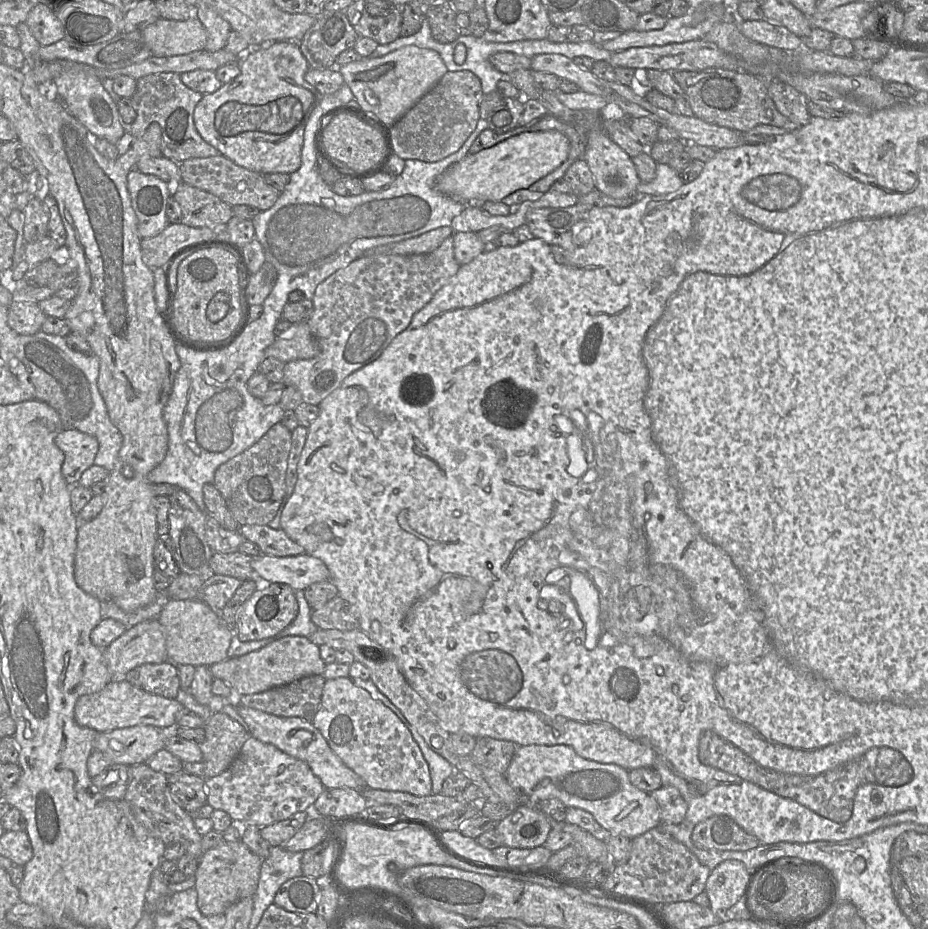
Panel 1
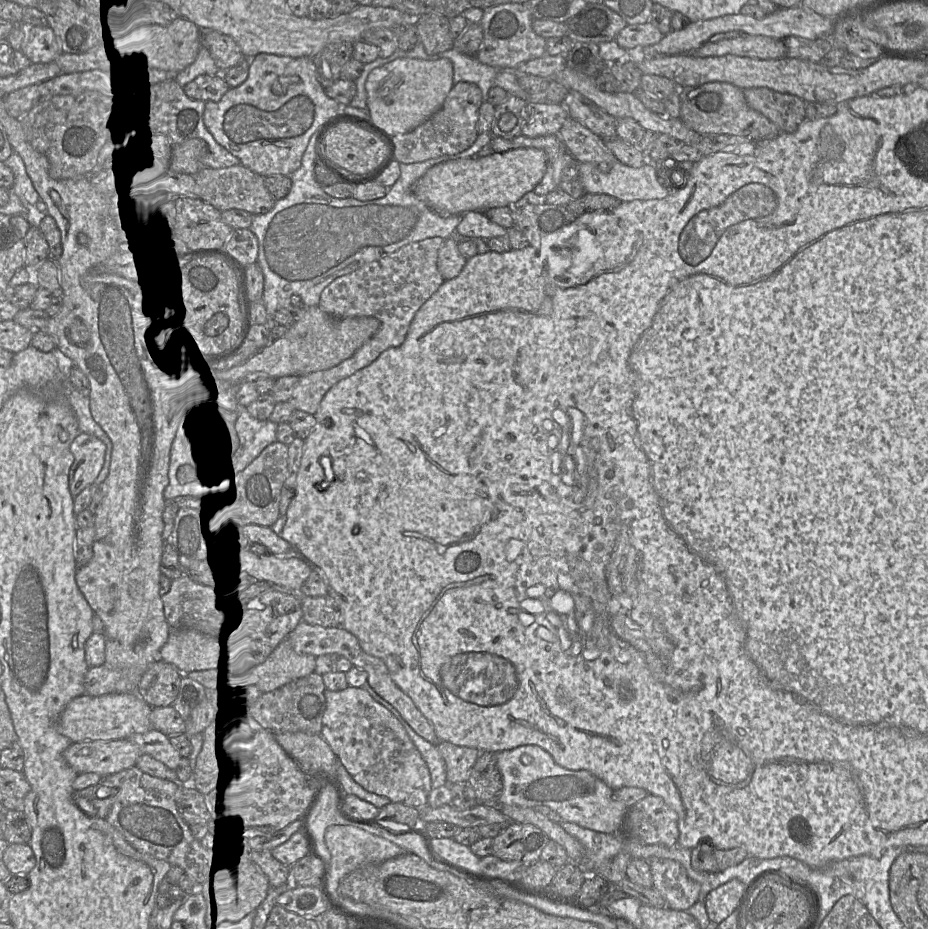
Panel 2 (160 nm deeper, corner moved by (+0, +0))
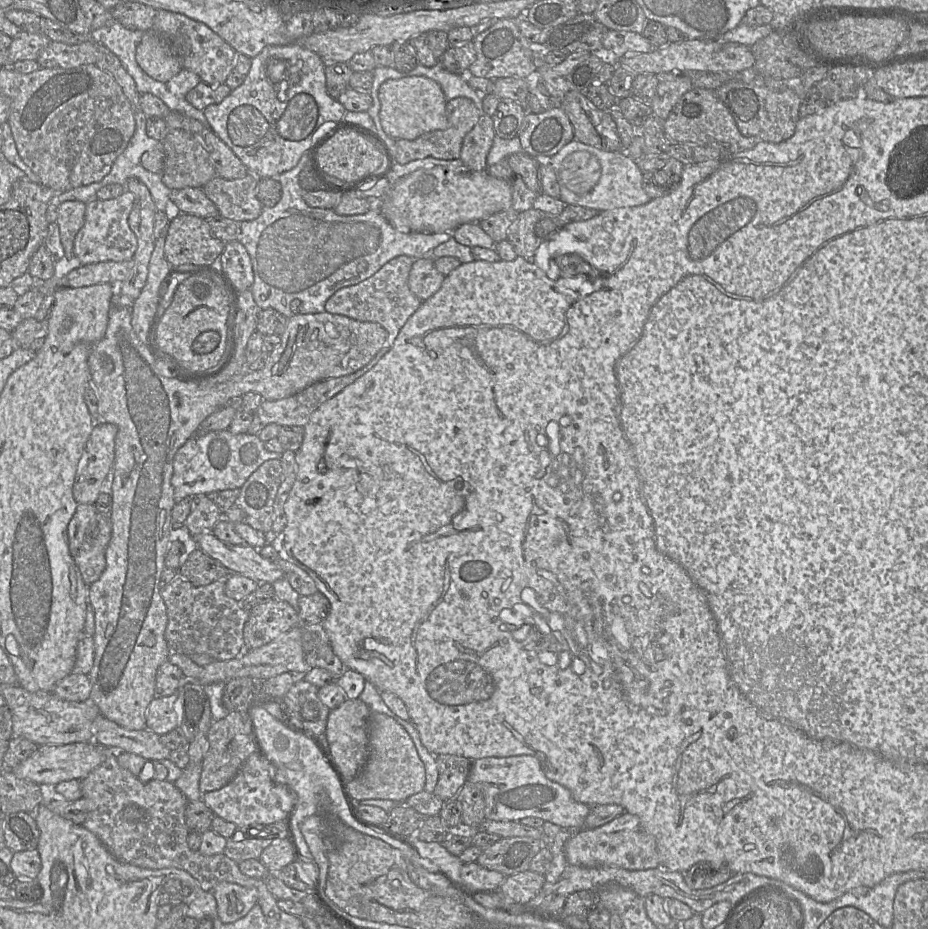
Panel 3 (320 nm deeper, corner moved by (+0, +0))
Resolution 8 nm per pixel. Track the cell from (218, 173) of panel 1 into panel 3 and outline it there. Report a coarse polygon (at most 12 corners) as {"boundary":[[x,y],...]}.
{"boundary":[[253,174],[215,176],[202,190],[221,216],[252,221],[263,211]]}

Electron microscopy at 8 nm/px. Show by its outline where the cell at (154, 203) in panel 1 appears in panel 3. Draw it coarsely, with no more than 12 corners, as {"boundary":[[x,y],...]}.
{"boundary":[[133,193],[86,204],[81,265],[133,258]]}

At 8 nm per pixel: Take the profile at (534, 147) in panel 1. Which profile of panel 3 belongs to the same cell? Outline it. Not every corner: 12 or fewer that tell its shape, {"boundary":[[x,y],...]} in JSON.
{"boundary":[[418,169],[379,200],[403,232],[453,232],[512,209],[487,171]]}

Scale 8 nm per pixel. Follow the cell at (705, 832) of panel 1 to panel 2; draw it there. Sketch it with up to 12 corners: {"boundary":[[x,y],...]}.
{"boundary":[[706,840],[691,853],[691,866],[715,873],[741,863],[743,848],[721,850]]}

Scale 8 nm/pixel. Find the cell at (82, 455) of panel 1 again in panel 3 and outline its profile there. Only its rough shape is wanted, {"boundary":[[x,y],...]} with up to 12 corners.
{"boundary":[[95,423],[73,484],[78,504],[111,494],[117,431]]}

